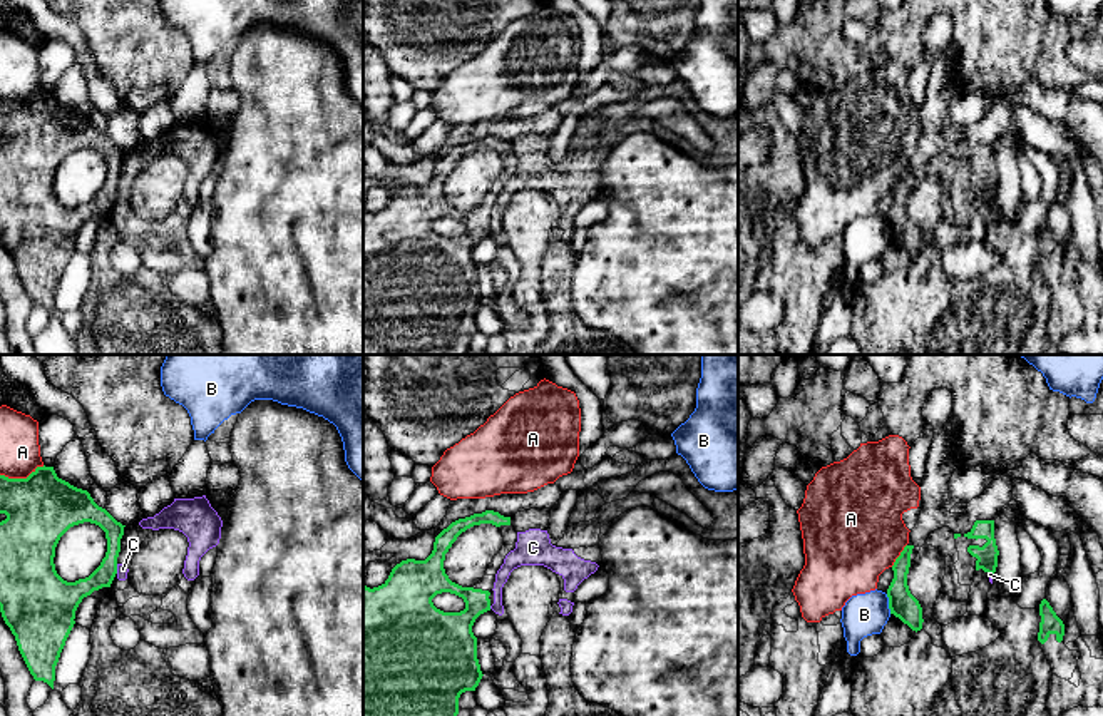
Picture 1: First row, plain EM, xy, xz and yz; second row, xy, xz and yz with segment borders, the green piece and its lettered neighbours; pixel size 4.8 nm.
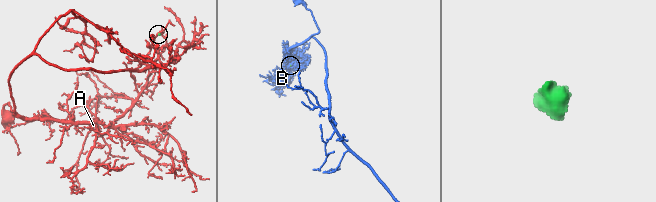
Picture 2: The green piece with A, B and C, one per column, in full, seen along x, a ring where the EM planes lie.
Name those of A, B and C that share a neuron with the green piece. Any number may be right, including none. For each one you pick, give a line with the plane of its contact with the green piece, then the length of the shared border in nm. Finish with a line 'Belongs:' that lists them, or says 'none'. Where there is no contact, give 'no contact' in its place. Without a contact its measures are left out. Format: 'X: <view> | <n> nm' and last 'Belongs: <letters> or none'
Belongs: none

